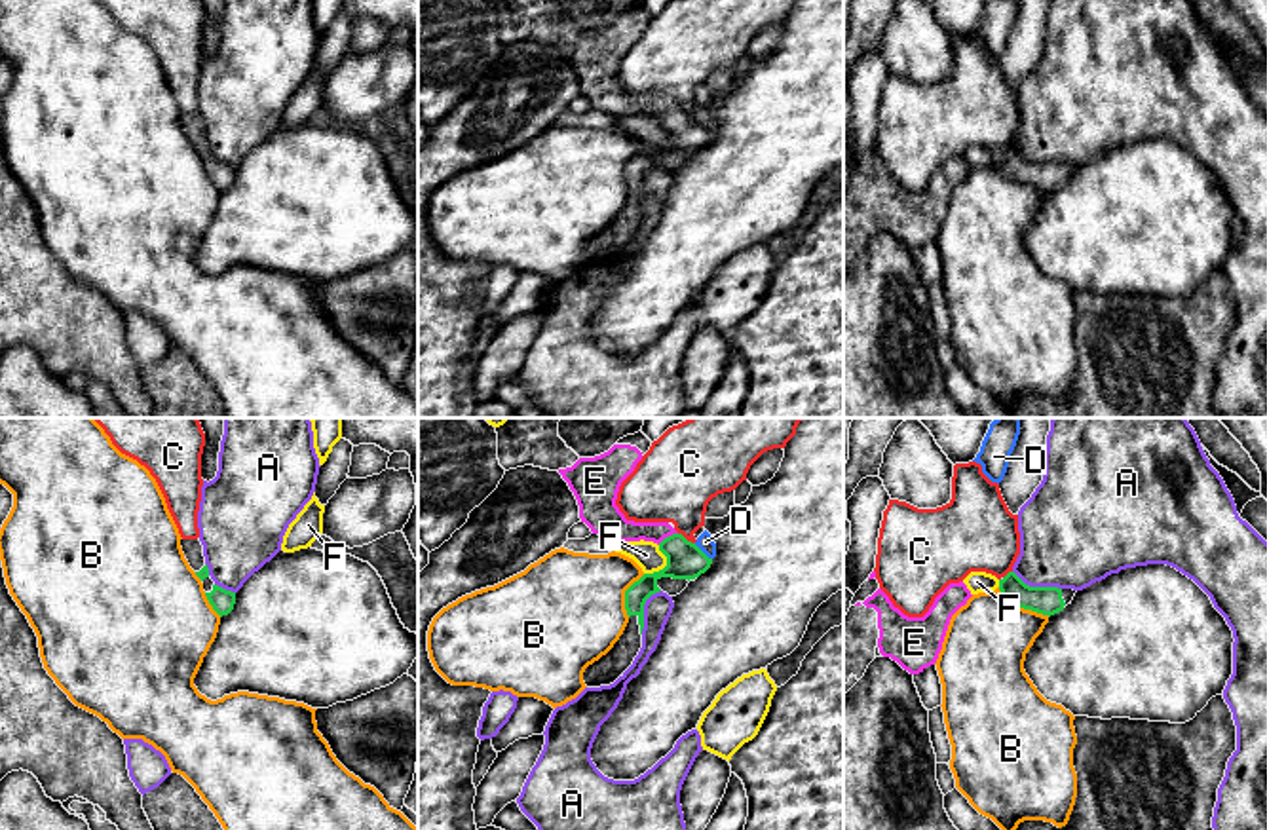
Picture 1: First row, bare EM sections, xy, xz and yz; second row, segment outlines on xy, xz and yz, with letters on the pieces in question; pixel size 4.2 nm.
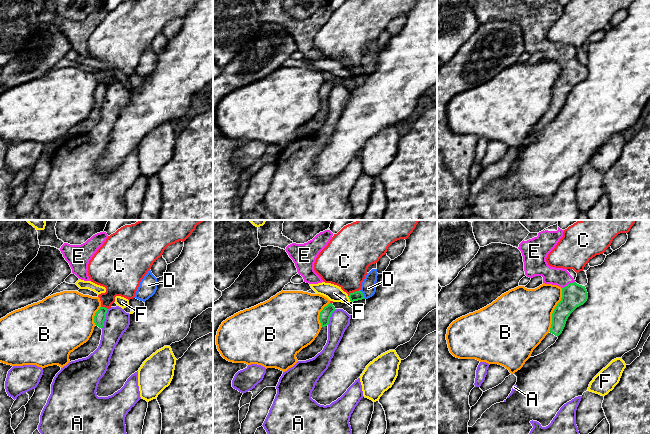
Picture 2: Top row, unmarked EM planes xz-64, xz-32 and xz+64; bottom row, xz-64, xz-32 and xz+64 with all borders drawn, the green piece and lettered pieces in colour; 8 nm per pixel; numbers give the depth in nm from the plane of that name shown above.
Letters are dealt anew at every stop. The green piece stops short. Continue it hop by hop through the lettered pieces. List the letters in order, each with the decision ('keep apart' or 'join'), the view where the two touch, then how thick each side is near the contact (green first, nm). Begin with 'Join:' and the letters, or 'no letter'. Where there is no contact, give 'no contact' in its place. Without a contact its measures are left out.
Join: E
A: keep apart; meets green in yz; 120 nm thick on the green side, 420 nm on the other
B: keep apart; meets green in yz; 120 nm thick on the green side, 360 nm on the other
C: keep apart; meets green in xz; 160 nm thick on the green side, 340 nm on the other
D: keep apart; meets green in xz; 160 nm thick on the green side, 70 nm on the other
E: join; meets green in xz; 160 nm thick on the green side, 120 nm on the other
F: keep apart; meets green in xz; 160 nm thick on the green side, 110 nm on the other

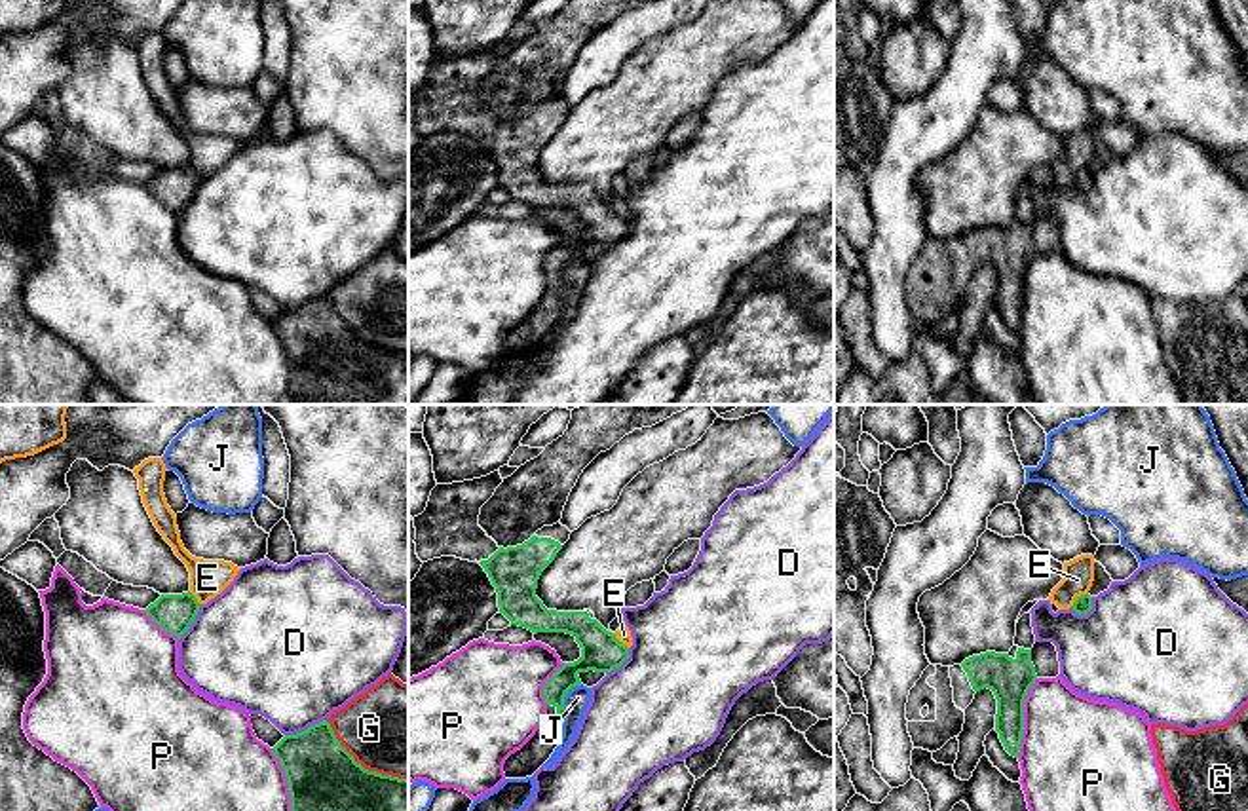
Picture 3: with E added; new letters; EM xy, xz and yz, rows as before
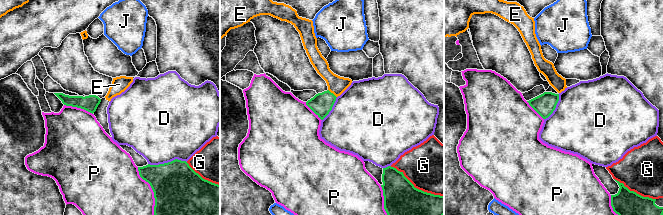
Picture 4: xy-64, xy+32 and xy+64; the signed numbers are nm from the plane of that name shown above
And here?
Join: no letter
D: keep apart; meets green in xy; 320 nm thick on the green side, 460 nm on the other
E: keep apart; meets green in yz; 80 nm thick on the green side, 130 nm on the other
G: keep apart; meets green in xy; 460 nm thick on the green side, 400 nm on the other
J: keep apart; meets green in xz; 130 nm thick on the green side, 100 nm on the other
P: keep apart; meets green in xy; 420 nm thick on the green side, 480 nm on the other

